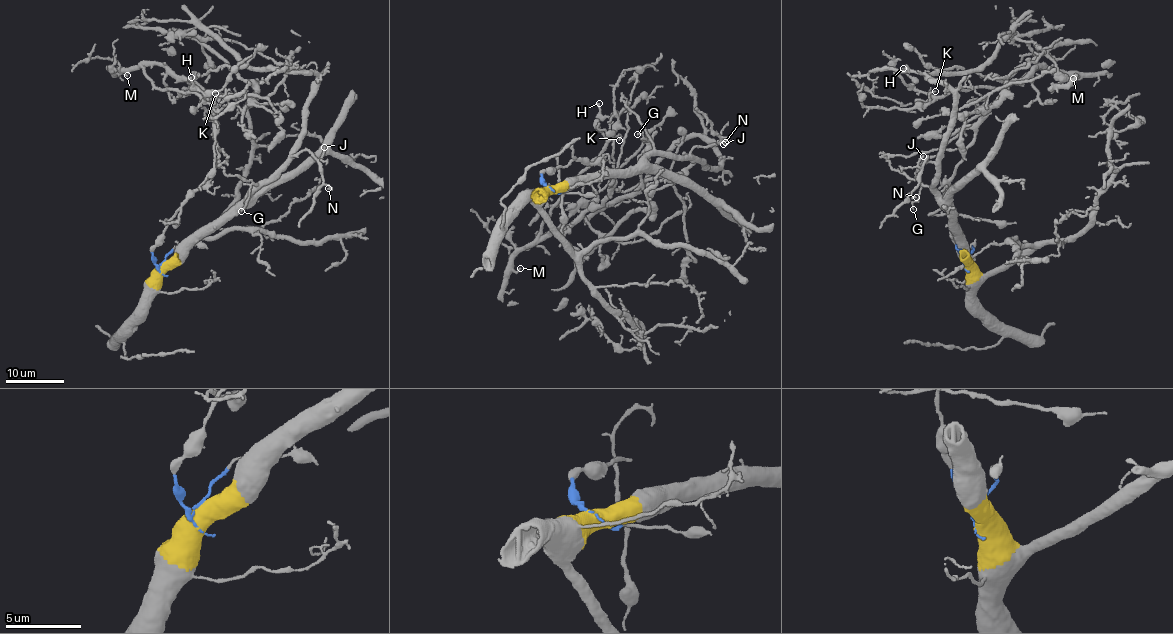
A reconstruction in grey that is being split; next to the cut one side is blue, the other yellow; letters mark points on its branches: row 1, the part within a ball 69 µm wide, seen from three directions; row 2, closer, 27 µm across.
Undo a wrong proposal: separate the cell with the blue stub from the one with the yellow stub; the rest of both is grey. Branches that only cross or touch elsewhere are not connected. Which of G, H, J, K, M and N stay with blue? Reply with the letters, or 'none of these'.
H, K, M

